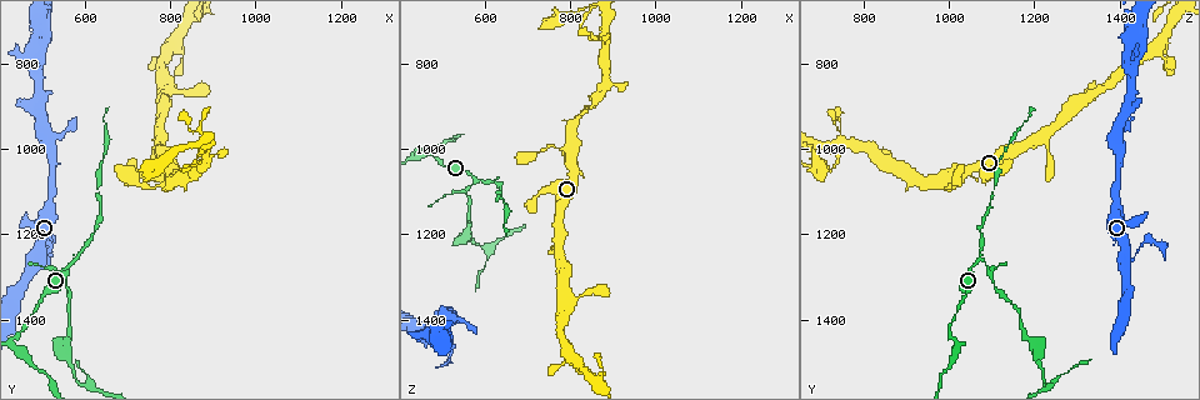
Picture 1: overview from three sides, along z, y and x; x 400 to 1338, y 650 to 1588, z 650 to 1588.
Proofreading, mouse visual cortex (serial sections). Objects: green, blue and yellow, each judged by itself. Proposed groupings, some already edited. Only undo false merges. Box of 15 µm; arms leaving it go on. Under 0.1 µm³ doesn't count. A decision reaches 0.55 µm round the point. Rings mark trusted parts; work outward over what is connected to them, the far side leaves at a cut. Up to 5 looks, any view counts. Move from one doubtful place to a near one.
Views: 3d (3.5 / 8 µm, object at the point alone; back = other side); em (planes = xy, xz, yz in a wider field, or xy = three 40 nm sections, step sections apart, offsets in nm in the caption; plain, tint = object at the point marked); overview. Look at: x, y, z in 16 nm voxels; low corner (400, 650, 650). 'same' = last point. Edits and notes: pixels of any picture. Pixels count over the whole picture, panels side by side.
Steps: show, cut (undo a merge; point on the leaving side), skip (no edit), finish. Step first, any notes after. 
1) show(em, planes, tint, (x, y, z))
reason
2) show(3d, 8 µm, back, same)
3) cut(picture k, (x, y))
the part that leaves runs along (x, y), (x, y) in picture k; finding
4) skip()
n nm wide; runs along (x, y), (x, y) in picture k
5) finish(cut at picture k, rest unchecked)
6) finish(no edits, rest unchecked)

show(3d, 3.5 µm, (580, 1260, 1075))
branch point

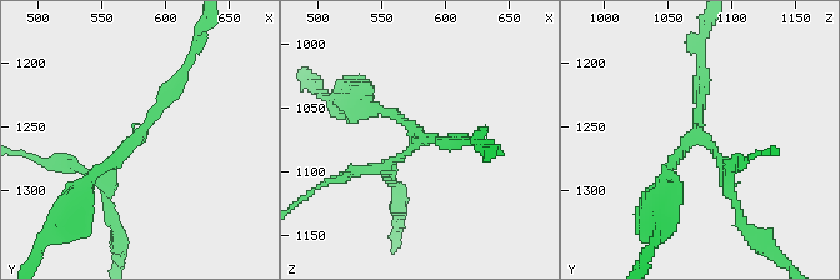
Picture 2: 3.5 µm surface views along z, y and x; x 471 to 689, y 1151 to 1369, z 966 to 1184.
show(em, xy, step 5, tint, (576, 1256, 1072))
3 arms; arms of 150, 150, 150 nm

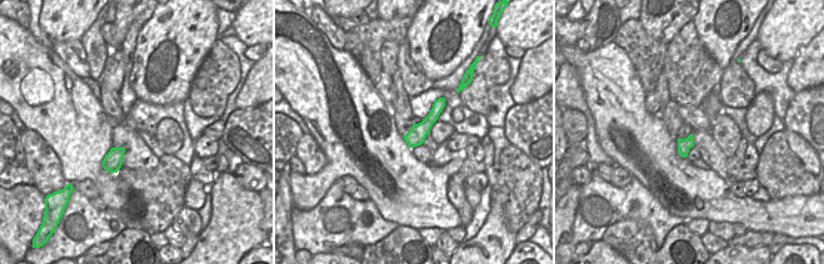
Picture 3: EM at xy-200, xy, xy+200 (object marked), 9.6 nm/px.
cut(picture 2, (374, 166))
170 nm wide; border along (678, 140), (685, 140), (689, 148) in picture 3; a second cell is stuck on

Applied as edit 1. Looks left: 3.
show(3d, 8 µm, back, (880, 990, 740))
branch point

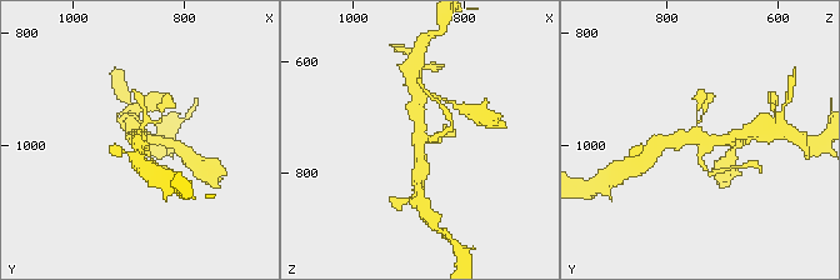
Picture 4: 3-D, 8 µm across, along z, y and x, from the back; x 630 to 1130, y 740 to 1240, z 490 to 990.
show(em, xy, step 5, tint, (880, 990, 735))
need the tissue

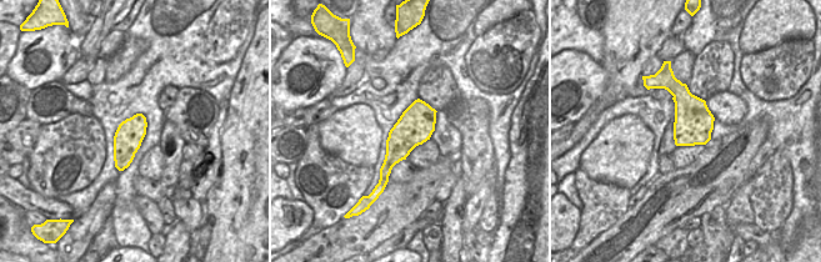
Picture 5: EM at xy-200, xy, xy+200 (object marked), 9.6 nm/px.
skip()
all the same cell

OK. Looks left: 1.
finish(cut at picture 2, rest unchecked)

